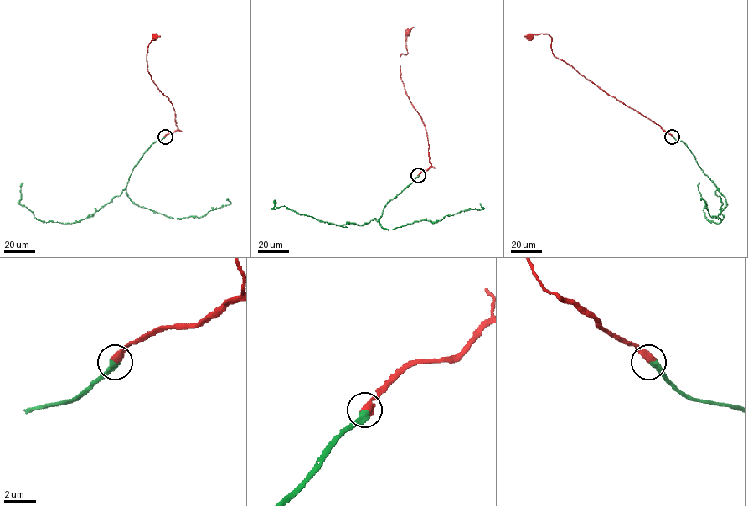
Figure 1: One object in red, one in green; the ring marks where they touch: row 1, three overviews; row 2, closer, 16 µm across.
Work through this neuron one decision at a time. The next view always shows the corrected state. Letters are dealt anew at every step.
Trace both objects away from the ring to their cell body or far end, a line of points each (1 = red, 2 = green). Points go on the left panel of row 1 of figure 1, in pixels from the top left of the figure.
1: (165, 136), (177, 129), (172, 104), (152, 81), (147, 69), (146, 57), (152, 33), (154, 38)
2: (165, 136), (155, 141), (143, 155), (119, 195), (79, 221), (64, 224), (37, 219), (19, 203), (23, 183)

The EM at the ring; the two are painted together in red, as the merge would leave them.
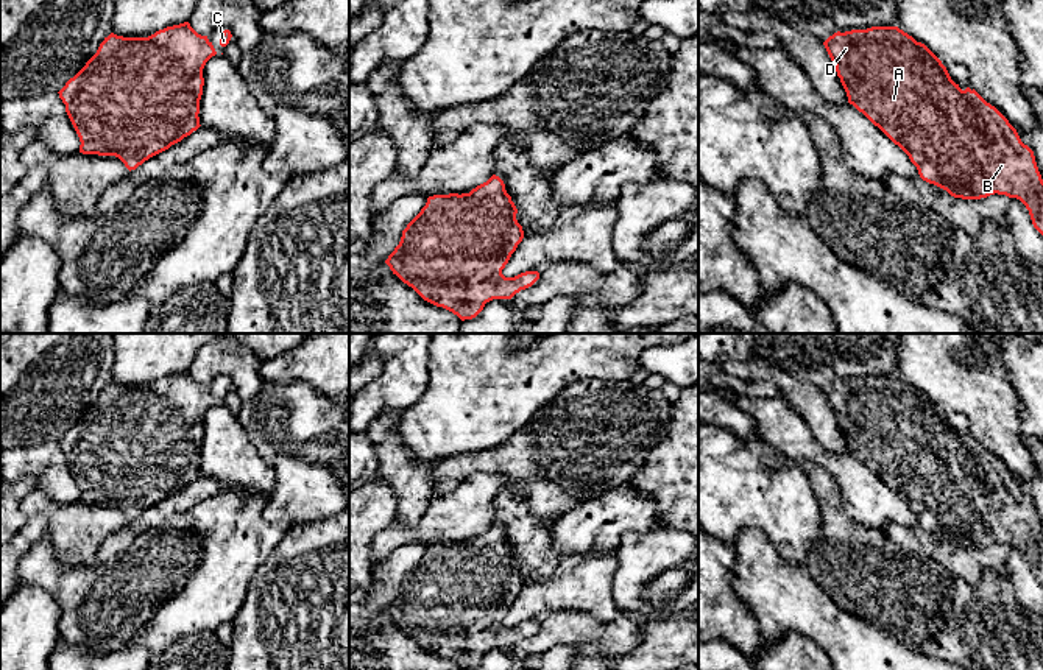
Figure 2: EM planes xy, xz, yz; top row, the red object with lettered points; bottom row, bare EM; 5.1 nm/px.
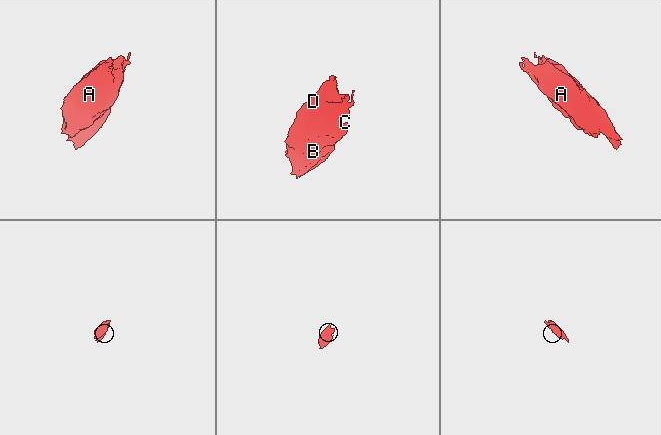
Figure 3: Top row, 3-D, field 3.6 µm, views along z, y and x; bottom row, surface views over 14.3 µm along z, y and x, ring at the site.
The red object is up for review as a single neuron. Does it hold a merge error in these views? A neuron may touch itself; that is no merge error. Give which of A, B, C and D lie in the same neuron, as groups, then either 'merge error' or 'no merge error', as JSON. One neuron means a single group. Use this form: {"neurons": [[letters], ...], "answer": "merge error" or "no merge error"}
{"neurons": [["A", "B", "C", "D"]], "answer": "no merge error"}

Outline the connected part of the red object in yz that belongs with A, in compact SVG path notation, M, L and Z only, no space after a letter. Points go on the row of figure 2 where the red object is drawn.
M872 26L837 31L823 45L836 65L848 103L909 156L923 181L962 199L981 199L995 193L1016 198L1029 210L1034 227L1043 235L1043 179L1034 151L1021 142L1016 129L995 106L974 89L962 90L925 44L898 26Z

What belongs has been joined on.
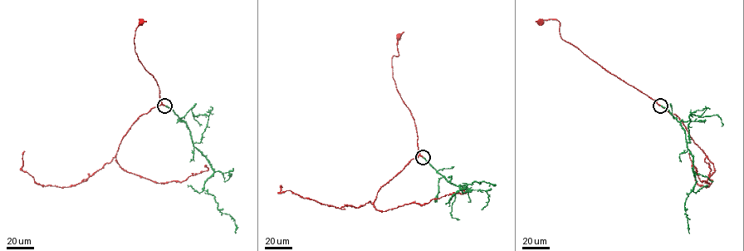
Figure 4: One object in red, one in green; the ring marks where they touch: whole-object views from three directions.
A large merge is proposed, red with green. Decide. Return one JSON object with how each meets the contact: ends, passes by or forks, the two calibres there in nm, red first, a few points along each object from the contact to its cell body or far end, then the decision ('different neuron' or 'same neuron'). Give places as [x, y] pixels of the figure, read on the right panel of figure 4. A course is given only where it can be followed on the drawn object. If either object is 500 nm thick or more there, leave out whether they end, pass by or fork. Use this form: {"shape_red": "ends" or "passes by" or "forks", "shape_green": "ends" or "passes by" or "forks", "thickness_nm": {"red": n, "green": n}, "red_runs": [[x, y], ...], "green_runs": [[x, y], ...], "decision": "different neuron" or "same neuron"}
{"shape_red": "ends", "shape_green": "ends", "thickness_nm": {"red": 440, "green": 340}, "red_runs": [[660, 105], [565, 41], [560, 36], [557, 20], [544, 19], [540, 22]], "green_runs": [[660, 105], [680, 123], [692, 158], [696, 181], [684, 204], [689, 233]], "decision": "same neuron"}

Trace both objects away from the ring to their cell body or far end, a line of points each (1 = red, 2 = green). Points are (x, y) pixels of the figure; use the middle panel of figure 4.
1: (423, 157), (418, 150), (414, 120), (397, 90), (393, 76), (391, 58), (398, 55), (398, 36)
2: (423, 157), (448, 182), (472, 190), (463, 192), (462, 189), (475, 181), (485, 181), (493, 185)

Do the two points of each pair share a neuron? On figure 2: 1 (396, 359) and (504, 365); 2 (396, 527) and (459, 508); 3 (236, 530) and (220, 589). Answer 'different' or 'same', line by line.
1: different
2: same
3: same

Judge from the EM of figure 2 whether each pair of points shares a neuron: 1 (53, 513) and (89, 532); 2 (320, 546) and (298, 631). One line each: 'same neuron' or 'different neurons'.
1: same neuron
2: same neuron

